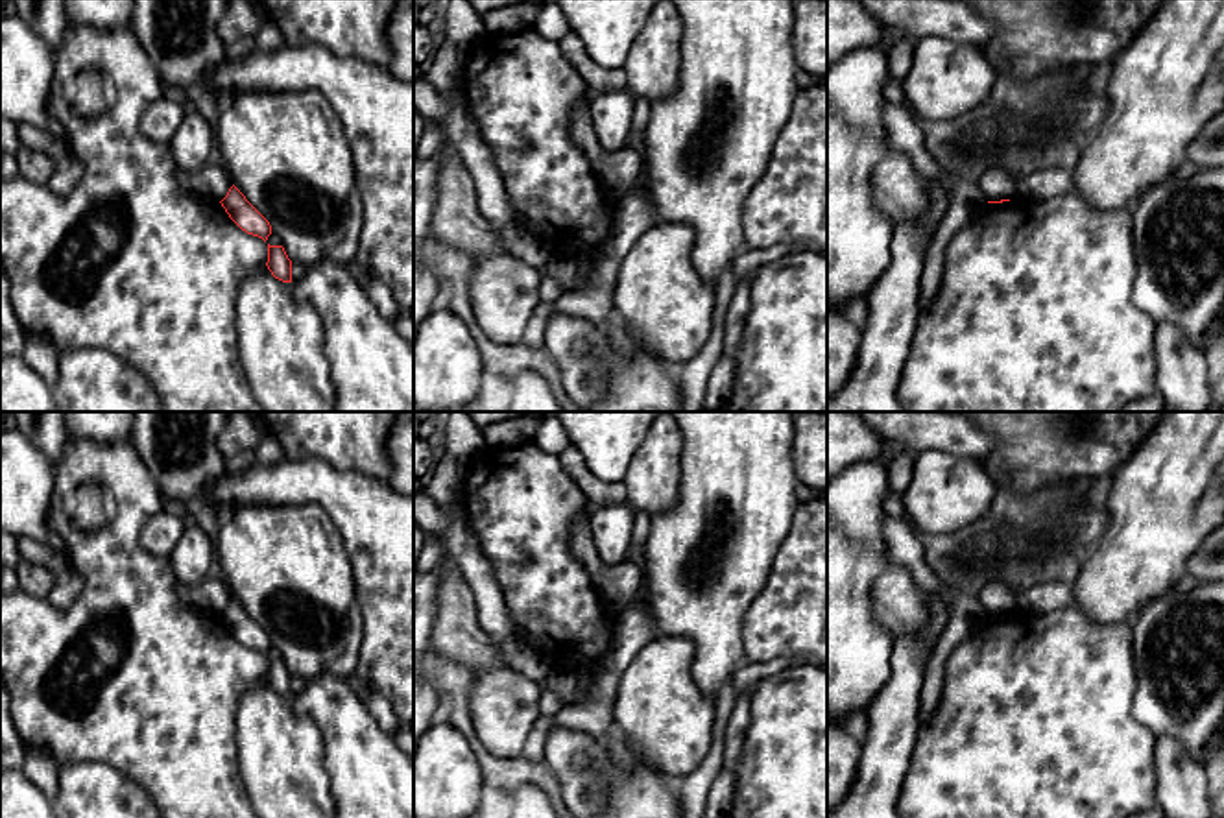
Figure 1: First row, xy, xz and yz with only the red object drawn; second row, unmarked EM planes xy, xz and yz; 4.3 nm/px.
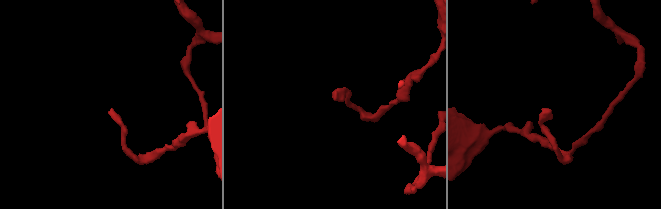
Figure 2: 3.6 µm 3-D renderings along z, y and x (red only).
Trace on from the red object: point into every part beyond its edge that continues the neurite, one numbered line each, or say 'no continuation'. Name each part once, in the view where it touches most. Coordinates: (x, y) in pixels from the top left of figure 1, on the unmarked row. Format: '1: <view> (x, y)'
no continuation

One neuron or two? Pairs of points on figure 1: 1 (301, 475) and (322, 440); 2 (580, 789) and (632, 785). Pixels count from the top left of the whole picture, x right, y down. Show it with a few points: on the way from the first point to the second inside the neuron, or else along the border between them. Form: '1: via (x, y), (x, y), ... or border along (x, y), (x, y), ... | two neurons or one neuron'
1: border along (285, 455), (325, 458), (336, 468), (355, 469) | two neurons
2: border along (576, 761), (610, 774), (612, 798) | two neurons

